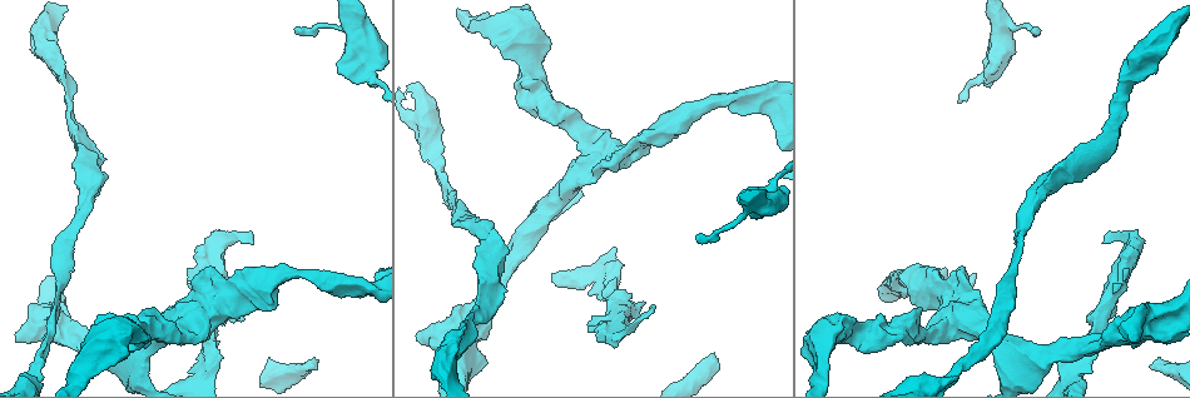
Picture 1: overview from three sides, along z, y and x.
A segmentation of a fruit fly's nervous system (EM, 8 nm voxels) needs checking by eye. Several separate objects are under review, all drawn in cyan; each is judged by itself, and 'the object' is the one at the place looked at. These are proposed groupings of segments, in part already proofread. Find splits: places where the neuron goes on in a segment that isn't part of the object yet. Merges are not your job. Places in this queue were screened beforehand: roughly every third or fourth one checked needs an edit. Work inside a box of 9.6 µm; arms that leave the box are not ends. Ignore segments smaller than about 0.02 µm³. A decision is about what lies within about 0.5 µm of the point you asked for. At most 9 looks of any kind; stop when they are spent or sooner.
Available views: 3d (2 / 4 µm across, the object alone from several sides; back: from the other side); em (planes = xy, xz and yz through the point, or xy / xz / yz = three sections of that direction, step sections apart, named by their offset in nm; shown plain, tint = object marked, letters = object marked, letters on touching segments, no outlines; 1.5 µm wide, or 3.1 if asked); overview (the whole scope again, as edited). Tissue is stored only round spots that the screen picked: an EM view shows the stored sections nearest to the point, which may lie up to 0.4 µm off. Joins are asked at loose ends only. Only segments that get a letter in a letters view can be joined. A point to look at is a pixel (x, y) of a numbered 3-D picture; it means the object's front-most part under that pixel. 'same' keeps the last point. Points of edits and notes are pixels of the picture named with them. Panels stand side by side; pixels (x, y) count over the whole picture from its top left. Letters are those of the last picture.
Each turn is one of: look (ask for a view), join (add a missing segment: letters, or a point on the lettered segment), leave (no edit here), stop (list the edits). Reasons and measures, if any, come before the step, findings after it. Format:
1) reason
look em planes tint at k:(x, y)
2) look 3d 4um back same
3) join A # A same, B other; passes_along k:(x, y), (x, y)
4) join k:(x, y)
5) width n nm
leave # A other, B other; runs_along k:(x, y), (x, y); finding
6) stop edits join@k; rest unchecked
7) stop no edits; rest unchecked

free end
look em planes letters at 1:(221, 356)

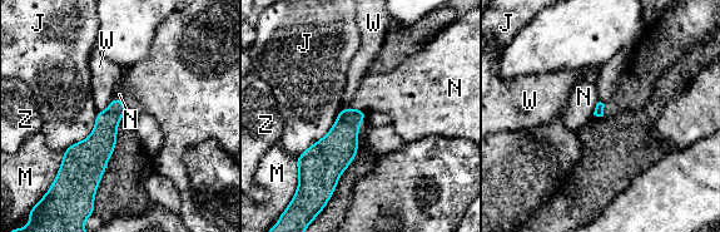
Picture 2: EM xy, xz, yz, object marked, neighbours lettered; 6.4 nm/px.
leave # J other, M other, N other, W other, Z other; border 2:(351, 107), (365, 112); no lettered segment goes on from it

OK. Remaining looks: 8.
stops while still wide
look em xz step 8 tint at 1:(715, 355)

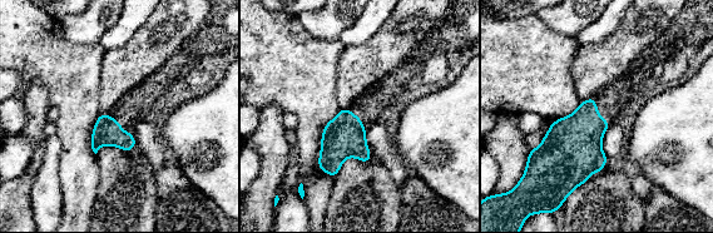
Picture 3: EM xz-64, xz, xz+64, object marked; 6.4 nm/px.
cut it another way
look em planes letters same

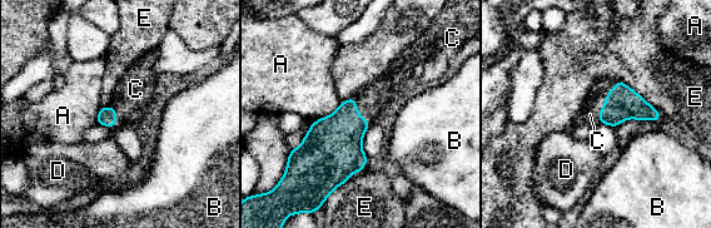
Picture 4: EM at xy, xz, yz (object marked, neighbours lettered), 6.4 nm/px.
join C # A other, B other, C same, D other, E other; passes_along 4:(622, 103), (605, 102), (590, 114); it goes on there

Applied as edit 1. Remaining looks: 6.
look overview

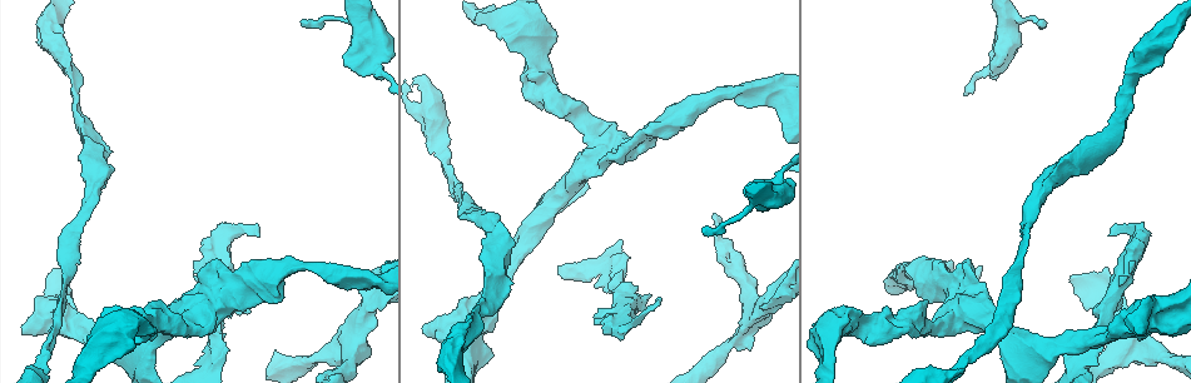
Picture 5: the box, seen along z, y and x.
stops while still wide
look 3d 2um at 5:(768, 303)

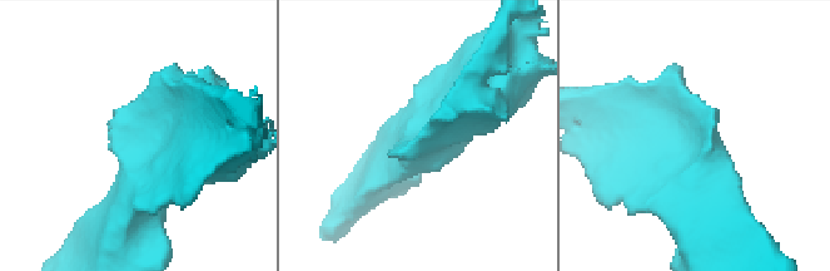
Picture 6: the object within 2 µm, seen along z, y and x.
look em 3.1um planes letters at 6:(135, 102)

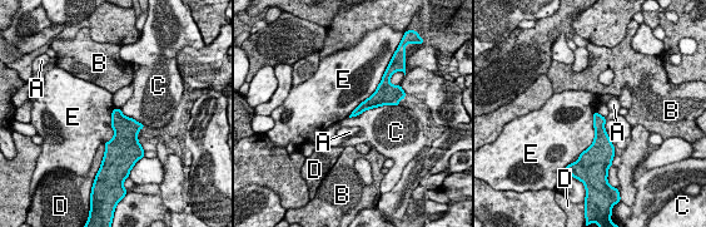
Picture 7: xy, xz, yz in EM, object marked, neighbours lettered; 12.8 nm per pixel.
leave # A other, B other, C other, D other, E other; border 7:(595, 110), (595, 138), (580, 153); no lettered segment goes on from it

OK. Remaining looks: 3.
branch stops here
look em planes letters at 5:(492, 357)

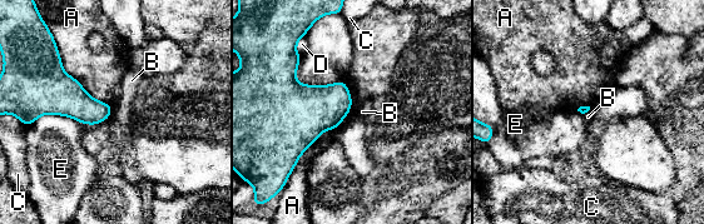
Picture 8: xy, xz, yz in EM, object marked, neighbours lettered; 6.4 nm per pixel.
leave # A other, B other, C other, D other, E other; border 8:(54, 41), (62, 68), (112, 106); none of them fits

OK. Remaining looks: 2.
stop edits join@4; rest unchecked

